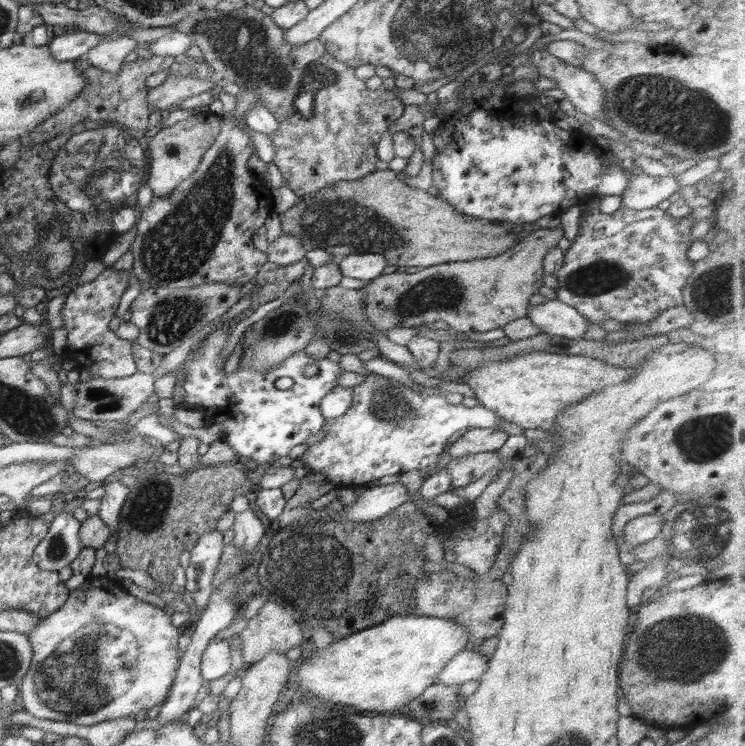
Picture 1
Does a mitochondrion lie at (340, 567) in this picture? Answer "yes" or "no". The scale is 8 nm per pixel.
yes

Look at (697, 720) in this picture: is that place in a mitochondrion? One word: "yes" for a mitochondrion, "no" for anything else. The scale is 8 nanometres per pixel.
no

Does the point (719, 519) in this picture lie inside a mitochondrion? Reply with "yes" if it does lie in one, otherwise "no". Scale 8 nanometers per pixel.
yes

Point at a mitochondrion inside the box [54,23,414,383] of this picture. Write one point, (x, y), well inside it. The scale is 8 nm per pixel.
(179, 245)

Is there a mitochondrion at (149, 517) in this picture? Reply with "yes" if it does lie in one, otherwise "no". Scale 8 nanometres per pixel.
yes

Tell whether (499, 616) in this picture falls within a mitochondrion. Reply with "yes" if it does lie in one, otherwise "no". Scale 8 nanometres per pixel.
no

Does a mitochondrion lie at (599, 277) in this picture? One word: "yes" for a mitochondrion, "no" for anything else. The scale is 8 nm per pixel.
yes

